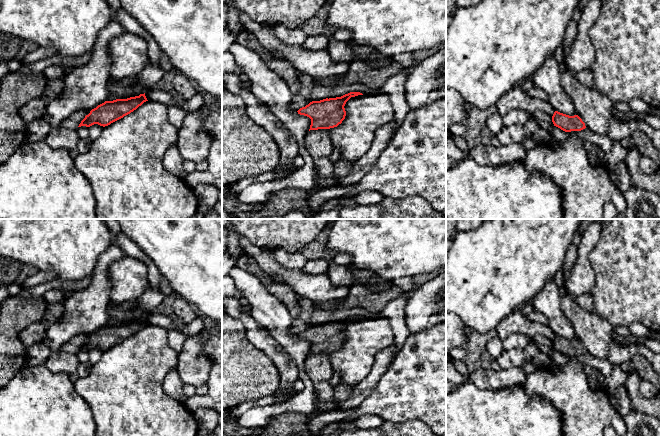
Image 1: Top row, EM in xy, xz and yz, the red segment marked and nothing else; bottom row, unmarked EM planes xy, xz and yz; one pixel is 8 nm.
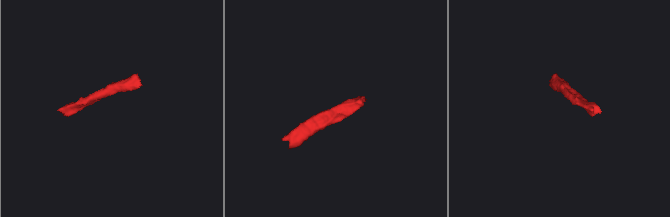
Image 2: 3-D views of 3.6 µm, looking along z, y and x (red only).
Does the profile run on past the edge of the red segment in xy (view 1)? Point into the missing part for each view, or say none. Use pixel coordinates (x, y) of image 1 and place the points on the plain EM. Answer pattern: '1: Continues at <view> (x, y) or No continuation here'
1: No continuation here

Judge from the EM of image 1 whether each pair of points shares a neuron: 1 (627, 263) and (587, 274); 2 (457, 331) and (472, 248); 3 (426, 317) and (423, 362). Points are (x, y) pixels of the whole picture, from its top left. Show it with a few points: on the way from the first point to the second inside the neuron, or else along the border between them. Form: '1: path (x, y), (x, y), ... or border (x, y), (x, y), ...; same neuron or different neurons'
1: border (593, 249), (588, 260), (595, 284), (589, 292); different neurons
2: border (456, 314), (465, 327); different neurons
3: border (435, 324), (411, 335); different neurons

